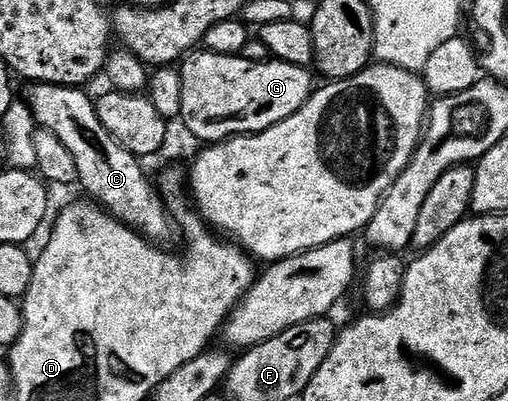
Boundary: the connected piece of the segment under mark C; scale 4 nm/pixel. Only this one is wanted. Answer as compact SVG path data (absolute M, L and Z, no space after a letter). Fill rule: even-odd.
M30 82L23 94L23 100L29 107L36 126L42 131L55 133L67 153L75 157L77 183L86 191L90 200L104 207L110 215L132 227L144 239L154 245L169 245L175 235L175 220L165 205L164 198L156 186L149 184L145 171L141 168L142 160L123 149L103 129L99 121L96 102L88 99L80 87L64 87L54 83Z

